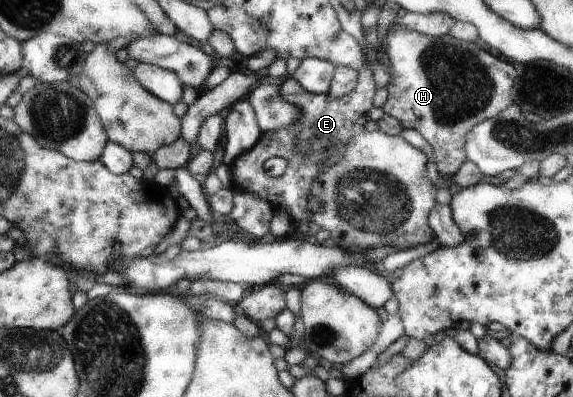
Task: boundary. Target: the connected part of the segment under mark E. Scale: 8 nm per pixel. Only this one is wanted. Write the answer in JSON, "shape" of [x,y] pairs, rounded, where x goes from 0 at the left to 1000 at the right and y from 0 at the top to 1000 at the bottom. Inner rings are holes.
{"shape":[[[635,134],[639,146],[639,166],[625,184],[623,217],[604,242],[597,242],[592,252],[576,249],[571,239],[553,239],[551,234],[536,232],[529,224],[529,217],[522,212],[513,196],[499,196],[490,207],[489,232],[492,232],[492,247],[503,252],[503,262],[513,262],[524,282],[531,277],[529,302],[517,302],[506,322],[499,327],[482,327],[482,332],[468,332],[468,338],[457,338],[454,343],[454,358],[436,378],[429,378],[426,388],[419,388],[419,395],[412,398],[403,421],[405,458],[410,474],[426,474],[429,484],[440,484],[443,494],[471,509],[475,519],[492,524],[492,529],[503,529],[510,554],[517,559],[538,559],[545,554],[545,537],[538,534],[536,501],[543,491],[543,466],[550,461],[551,448],[572,423],[572,413],[583,413],[593,403],[593,393],[600,388],[597,378],[604,373],[607,353],[621,338],[628,338],[635,327],[635,312],[642,307],[642,282],[649,272],[649,247],[653,247],[653,169],[642,151],[640,136]],[[489,395],[496,398],[503,411],[499,433],[485,448],[471,446],[464,438],[459,416],[469,398]]]}

